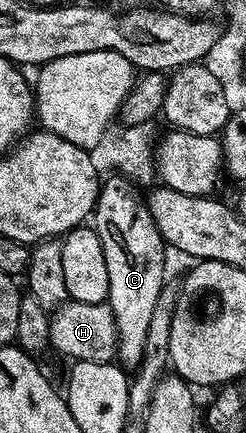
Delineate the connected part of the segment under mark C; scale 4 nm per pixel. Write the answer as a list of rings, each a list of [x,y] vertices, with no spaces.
[[[120,174],[107,176],[98,192],[92,214],[92,225],[100,235],[107,264],[109,295],[106,303],[112,307],[117,329],[117,362],[128,371],[135,370],[143,359],[149,320],[166,284],[165,241],[159,235],[149,206],[138,197],[135,184]]]

